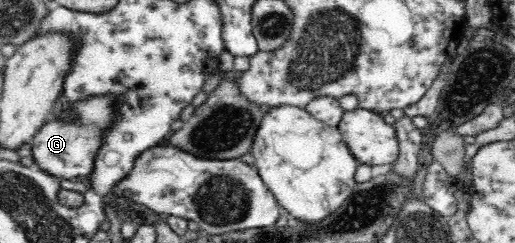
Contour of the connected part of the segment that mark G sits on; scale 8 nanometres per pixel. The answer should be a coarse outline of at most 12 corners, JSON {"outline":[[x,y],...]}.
{"outline":[[114,100],[78,102],[73,122],[51,118],[31,141],[34,165],[87,178]]}

